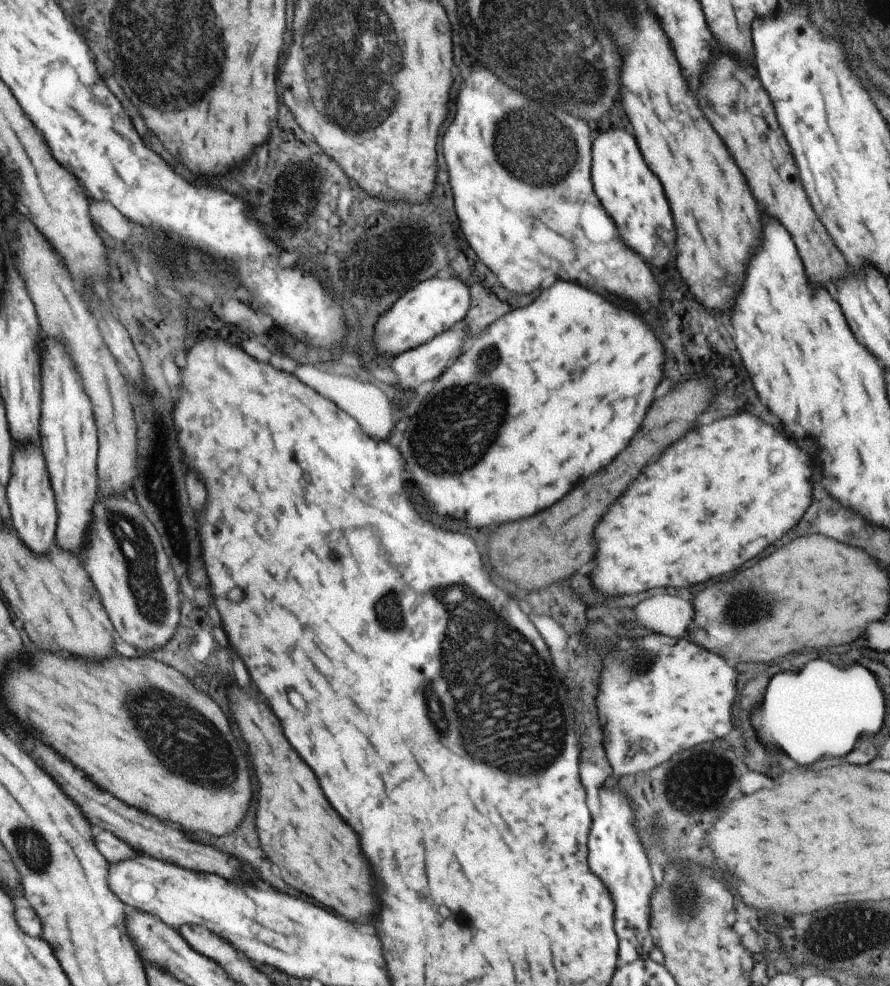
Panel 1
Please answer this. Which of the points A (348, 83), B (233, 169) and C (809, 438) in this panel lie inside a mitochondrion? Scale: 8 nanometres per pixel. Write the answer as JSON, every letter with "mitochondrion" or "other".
{"A":"mitochondrion","B":"other","C":"other"}

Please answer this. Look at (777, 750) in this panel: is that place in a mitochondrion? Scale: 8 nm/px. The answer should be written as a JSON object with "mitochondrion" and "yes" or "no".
{"mitochondrion":"no"}

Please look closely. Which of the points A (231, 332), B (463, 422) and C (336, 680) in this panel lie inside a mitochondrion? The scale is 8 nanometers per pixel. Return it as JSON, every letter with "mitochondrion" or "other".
{"A":"other","B":"mitochondrion","C":"other"}

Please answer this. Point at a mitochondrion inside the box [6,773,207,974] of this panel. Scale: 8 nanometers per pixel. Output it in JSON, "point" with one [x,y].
{"point":[35,852]}

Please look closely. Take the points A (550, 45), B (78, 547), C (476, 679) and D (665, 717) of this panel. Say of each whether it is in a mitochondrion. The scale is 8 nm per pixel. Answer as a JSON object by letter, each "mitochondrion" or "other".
{"A":"mitochondrion","B":"other","C":"mitochondrion","D":"other"}

